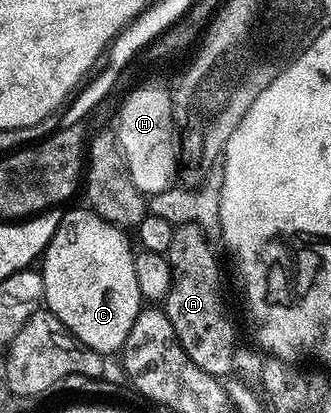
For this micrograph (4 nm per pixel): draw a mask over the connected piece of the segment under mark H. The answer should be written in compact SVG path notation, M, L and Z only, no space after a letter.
M143 84L124 98L119 110L117 131L125 162L128 163L129 174L133 178L133 185L148 197L153 197L172 187L176 183L175 171L179 168L179 148L175 145L175 120L171 117L171 104L167 101L166 90L159 84Z

